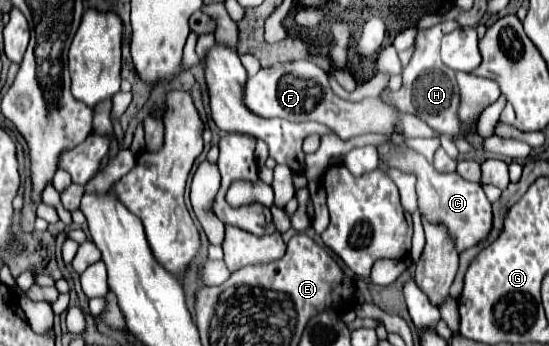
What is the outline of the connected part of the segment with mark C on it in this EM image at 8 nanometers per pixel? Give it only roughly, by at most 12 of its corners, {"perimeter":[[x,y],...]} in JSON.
{"perimeter":[[391,135],[379,157],[417,175],[421,215],[457,253],[485,241],[491,203],[459,173],[437,173]]}

